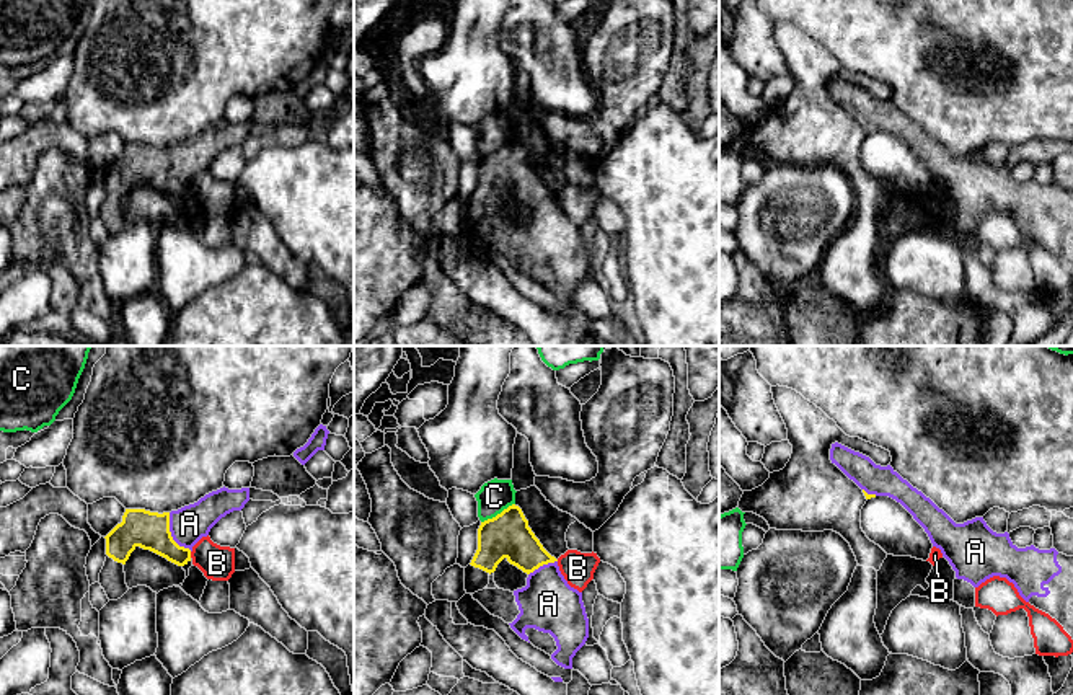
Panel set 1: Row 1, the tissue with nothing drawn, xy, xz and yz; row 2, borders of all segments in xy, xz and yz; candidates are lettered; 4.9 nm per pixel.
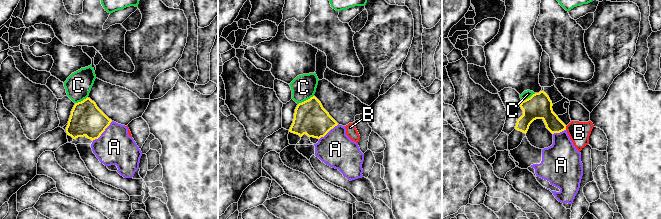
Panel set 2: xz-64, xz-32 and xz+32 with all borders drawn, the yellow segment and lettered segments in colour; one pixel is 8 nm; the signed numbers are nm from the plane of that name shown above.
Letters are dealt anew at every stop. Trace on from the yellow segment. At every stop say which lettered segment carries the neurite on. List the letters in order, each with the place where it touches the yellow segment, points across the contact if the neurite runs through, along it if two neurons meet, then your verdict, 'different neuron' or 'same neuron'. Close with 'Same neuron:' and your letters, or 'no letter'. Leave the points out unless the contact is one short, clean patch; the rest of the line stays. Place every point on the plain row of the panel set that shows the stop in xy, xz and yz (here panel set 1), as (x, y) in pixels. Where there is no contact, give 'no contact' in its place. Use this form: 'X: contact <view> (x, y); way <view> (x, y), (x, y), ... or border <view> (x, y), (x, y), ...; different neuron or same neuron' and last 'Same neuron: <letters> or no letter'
A: contact xy (170, 170); same neuron
B: contact xy (189, 190); border xy (189, 186), (191, 191); different neuron
C: contact xz (498, 149); border xz (514, 137), (481, 157); different neuron
Same neuron: A

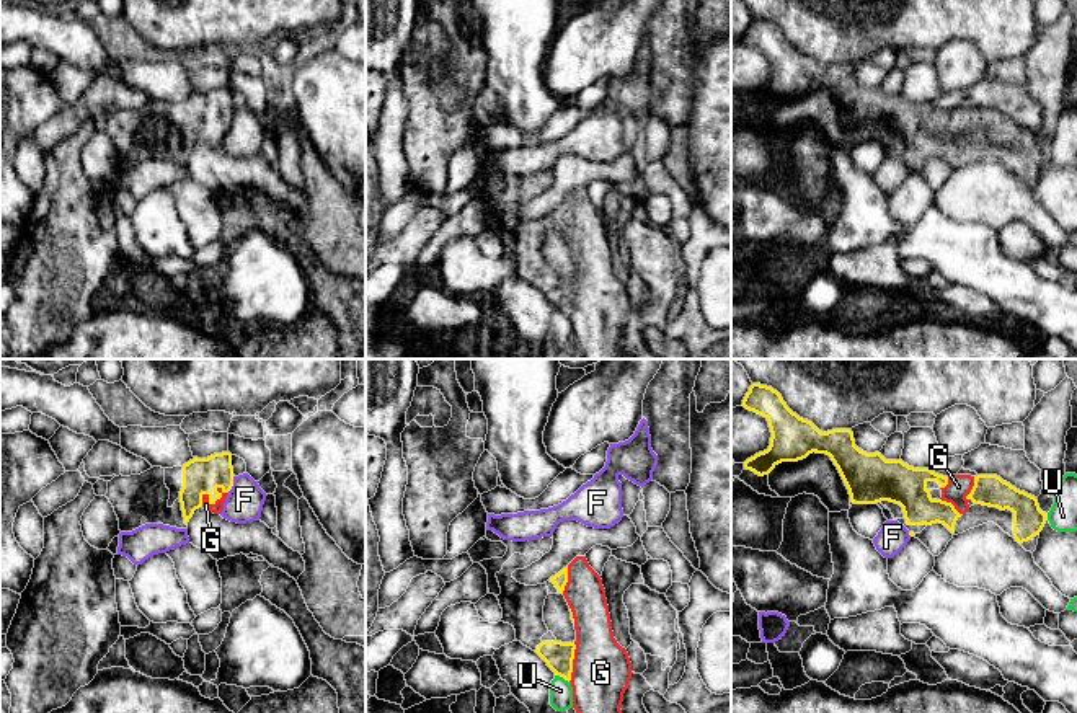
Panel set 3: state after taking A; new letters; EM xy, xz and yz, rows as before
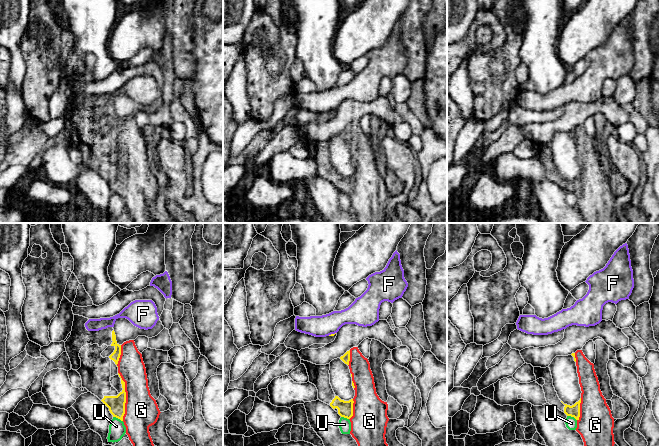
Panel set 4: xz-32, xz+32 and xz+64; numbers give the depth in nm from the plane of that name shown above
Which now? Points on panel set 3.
F: contact xy (232, 118); different neuron
G: contact xy (209, 134); same neuron
U: contact xz (562, 310); border xz (555, 309), (568, 317); different neuron
Same neuron: G

